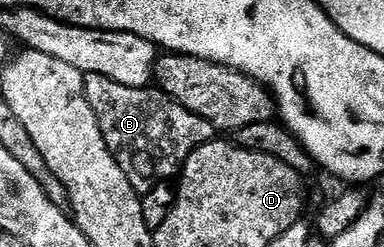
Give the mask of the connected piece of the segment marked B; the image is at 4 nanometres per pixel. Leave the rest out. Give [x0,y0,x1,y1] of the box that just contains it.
[84,74,218,182]

